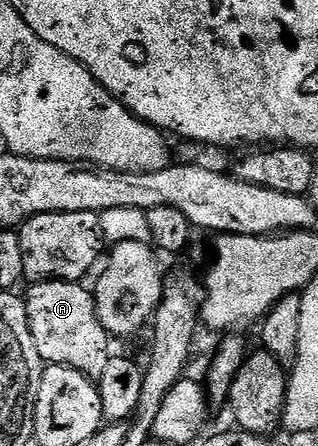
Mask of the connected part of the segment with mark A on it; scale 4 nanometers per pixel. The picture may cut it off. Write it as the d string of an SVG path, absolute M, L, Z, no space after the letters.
M34 282L23 294L23 301L31 336L35 340L35 348L39 348L42 363L70 366L97 380L111 357L111 335L97 315L94 291L83 287L81 282Z

